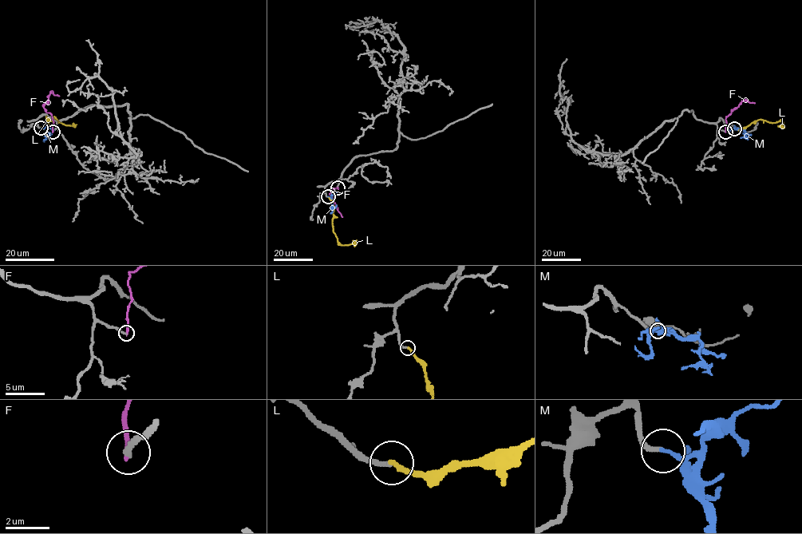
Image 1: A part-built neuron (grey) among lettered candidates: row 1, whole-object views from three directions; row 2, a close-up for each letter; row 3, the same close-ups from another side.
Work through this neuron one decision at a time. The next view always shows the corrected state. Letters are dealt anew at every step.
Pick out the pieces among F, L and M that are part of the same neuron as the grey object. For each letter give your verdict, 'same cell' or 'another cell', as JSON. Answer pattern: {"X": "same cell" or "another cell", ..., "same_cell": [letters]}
{"F": "another cell", "L": "same cell", "M": "another cell", "same_cell": ["L"]}

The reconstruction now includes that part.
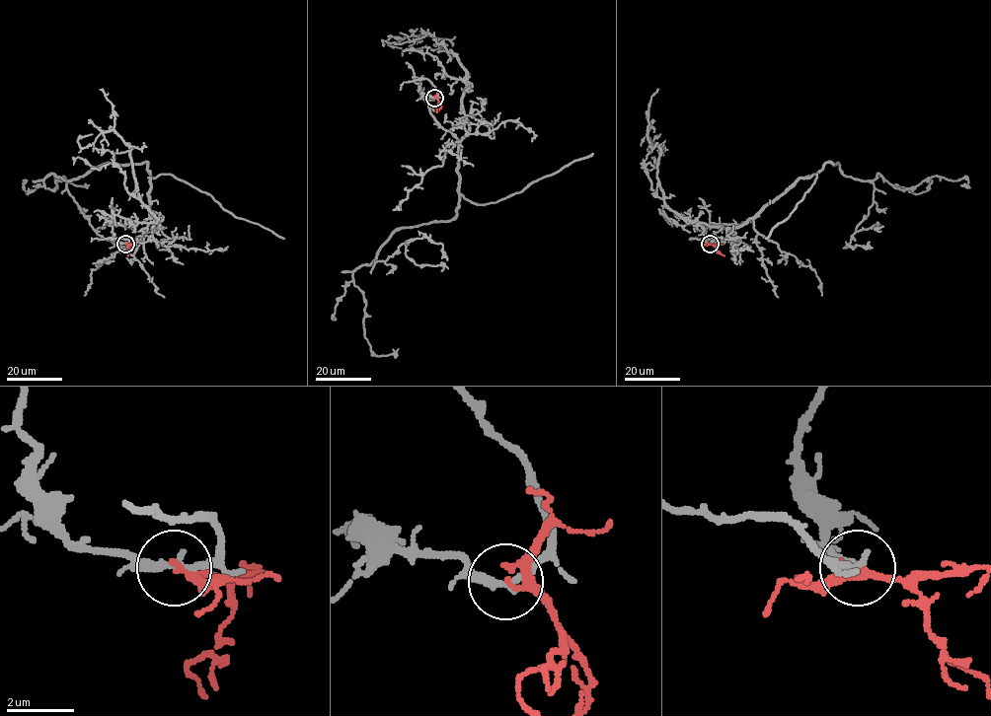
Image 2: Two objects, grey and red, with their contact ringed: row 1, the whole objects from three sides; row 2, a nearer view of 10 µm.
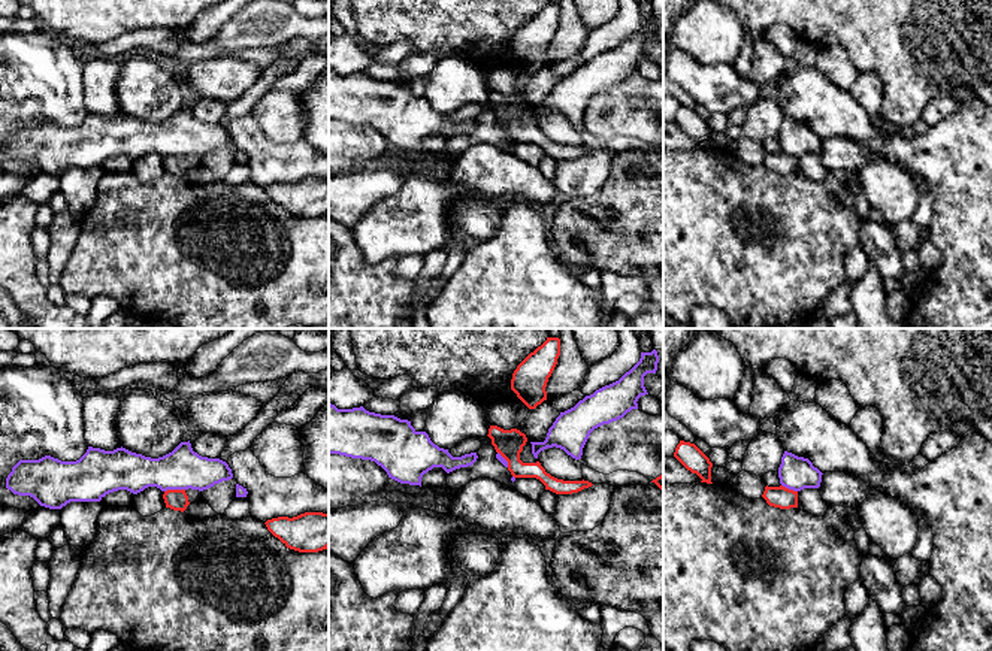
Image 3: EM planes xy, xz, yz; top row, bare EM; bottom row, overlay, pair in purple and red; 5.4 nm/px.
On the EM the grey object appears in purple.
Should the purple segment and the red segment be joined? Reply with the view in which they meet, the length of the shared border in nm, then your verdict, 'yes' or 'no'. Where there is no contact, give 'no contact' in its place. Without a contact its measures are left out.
contact in xy; length 110 nm; no

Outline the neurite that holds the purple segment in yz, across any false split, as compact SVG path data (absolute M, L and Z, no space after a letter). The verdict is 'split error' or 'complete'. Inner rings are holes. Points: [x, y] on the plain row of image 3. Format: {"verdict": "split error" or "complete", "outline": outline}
{"verdict": "complete", "outline": "M784 116L778 133L780 149L789 155L819 154L822 137L808 124Z"}

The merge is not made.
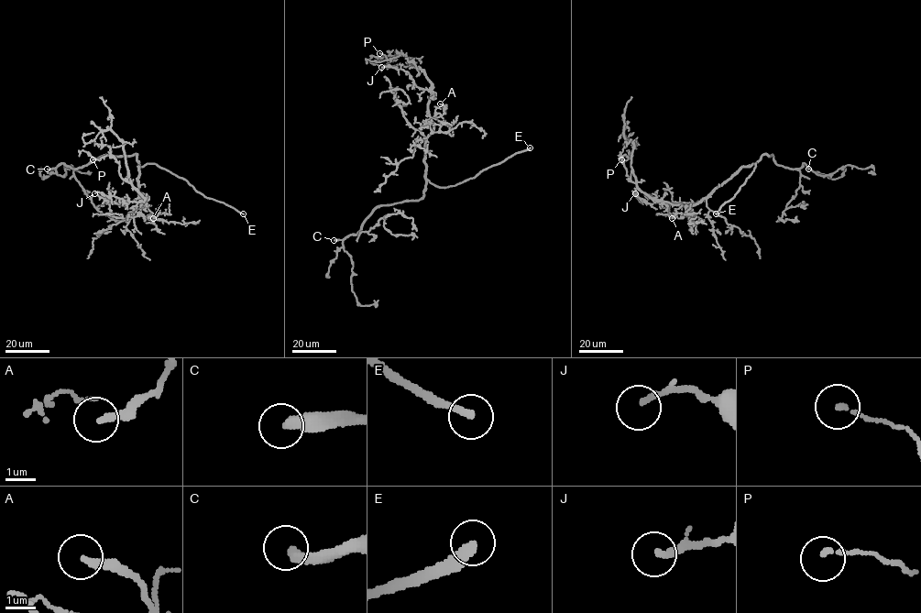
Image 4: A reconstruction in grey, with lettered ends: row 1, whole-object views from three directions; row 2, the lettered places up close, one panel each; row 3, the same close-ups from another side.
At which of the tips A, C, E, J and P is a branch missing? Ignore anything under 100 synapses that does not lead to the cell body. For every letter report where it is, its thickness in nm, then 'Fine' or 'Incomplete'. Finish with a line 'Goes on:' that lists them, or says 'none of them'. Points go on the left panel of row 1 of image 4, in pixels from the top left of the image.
A: Place: (153, 218). Thickness 240 nm. Fine
C: Place: (47, 169). Thickness 320 nm. Incomplete
E: Place: (243, 213). Thickness 280 nm. Incomplete
J: Place: (94, 193). Thickness 200 nm. Fine
P: Place: (93, 159). Thickness 170 nm. Fine
Goes on: C, E

